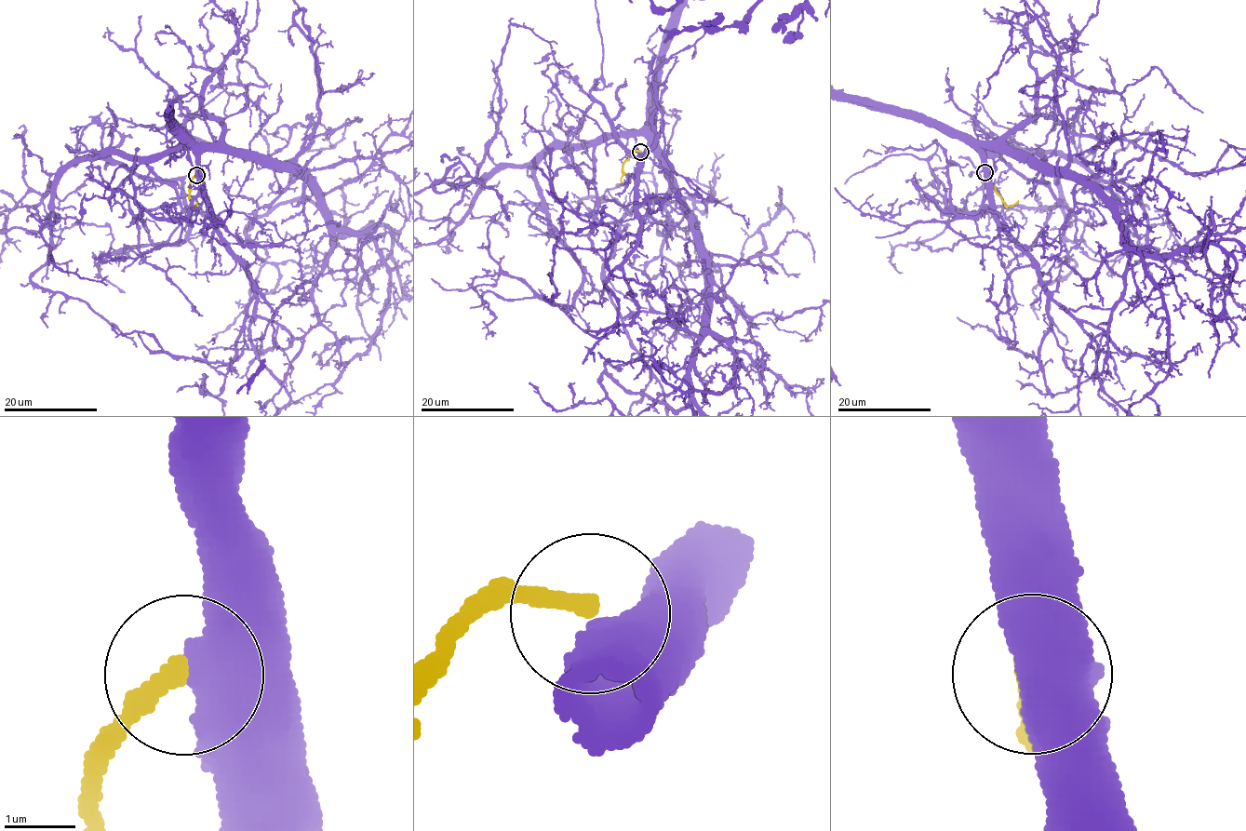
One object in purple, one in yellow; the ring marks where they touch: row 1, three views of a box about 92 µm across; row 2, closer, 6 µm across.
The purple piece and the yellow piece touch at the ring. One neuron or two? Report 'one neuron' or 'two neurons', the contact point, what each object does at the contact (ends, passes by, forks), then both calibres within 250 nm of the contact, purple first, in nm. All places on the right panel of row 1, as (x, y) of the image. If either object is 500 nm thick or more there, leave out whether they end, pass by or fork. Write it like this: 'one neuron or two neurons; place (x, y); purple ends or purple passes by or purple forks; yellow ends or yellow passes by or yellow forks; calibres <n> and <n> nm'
two neurons; place (984, 172); calibres 750 and 280 nm

